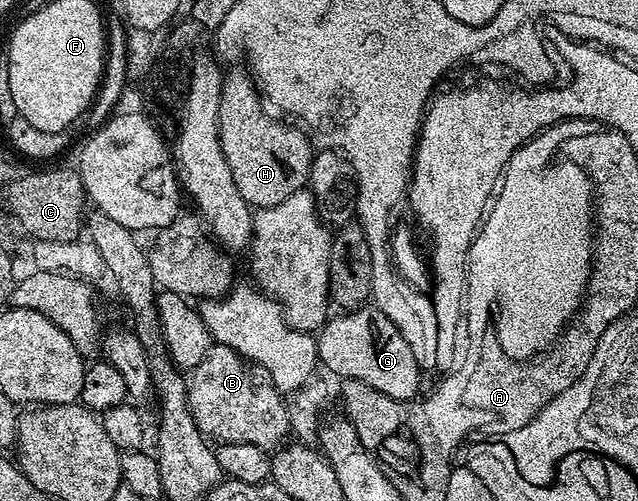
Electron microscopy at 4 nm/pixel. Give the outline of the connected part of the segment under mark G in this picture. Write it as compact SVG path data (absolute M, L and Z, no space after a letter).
M363 305L338 313L327 318L326 324L317 332L318 361L323 368L327 367L332 374L338 375L339 380L351 379L352 381L364 381L364 385L372 385L372 389L380 389L380 393L388 393L393 399L412 399L418 392L418 371L420 365L416 357L412 357L412 348L400 329L388 319L377 305Z

